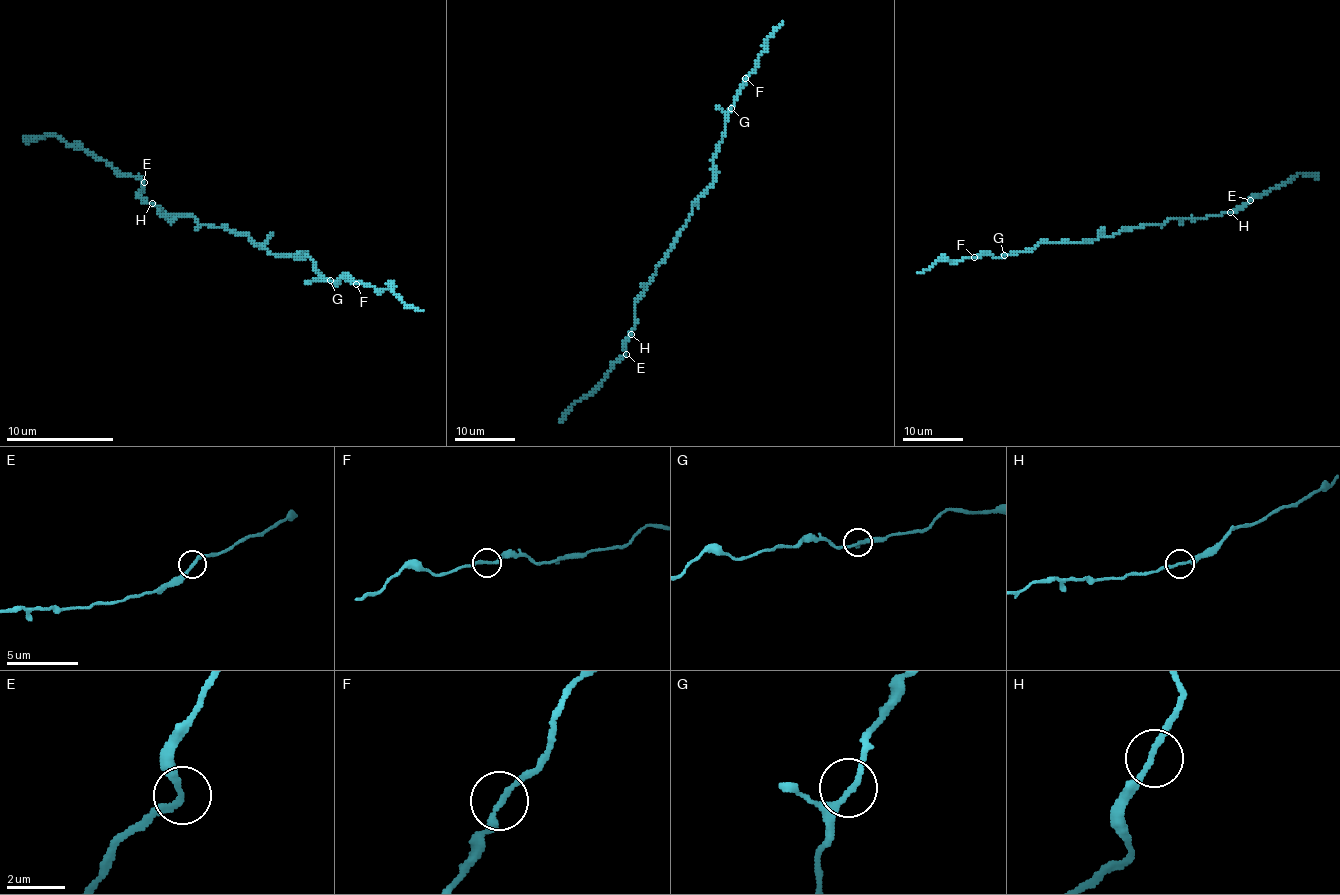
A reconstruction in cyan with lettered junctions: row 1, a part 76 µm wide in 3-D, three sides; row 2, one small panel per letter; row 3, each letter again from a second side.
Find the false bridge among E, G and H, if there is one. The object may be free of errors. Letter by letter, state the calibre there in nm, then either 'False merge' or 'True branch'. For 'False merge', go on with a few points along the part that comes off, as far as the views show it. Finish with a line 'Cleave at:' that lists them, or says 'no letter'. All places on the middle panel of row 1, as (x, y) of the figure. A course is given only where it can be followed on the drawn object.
E: Thickness 220 nm. True branch
G: Thickness 200 nm. True branch
H: Thickness 190 nm. True branch
Cleave at: no letter

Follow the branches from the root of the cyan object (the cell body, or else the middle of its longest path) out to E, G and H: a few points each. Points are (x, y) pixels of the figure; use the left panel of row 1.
E: (243, 235), (225, 227), (200, 225), (192, 216), (160, 214), (160, 208), (141, 195), (144, 182)
G: (243, 235), (273, 254), (308, 257), (318, 273), (329, 281)
H: (243, 235), (225, 227), (200, 225), (192, 216), (165, 216), (152, 203)

